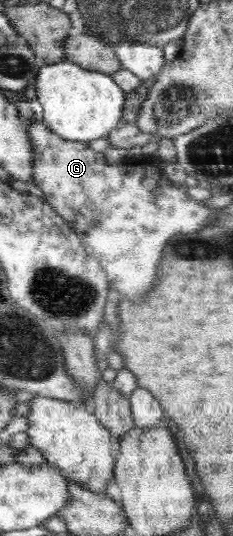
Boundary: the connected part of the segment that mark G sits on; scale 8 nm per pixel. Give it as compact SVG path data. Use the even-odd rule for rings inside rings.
M36 77L35 82L31 82L24 90L27 92L27 99L31 100L30 106L34 116L27 129L33 151L31 183L41 189L52 209L67 220L71 228L75 228L83 247L90 255L97 257L102 270L109 277L110 284L117 286L119 295L133 303L142 301L157 280L155 268L170 238L203 228L213 218L213 210L199 206L197 200L189 198L183 190L177 190L173 182L165 178L163 172L157 172L149 164L135 164L125 158L125 164L121 166L108 165L103 152L93 151L87 142L70 141L49 131L43 123L42 106L36 94Z

